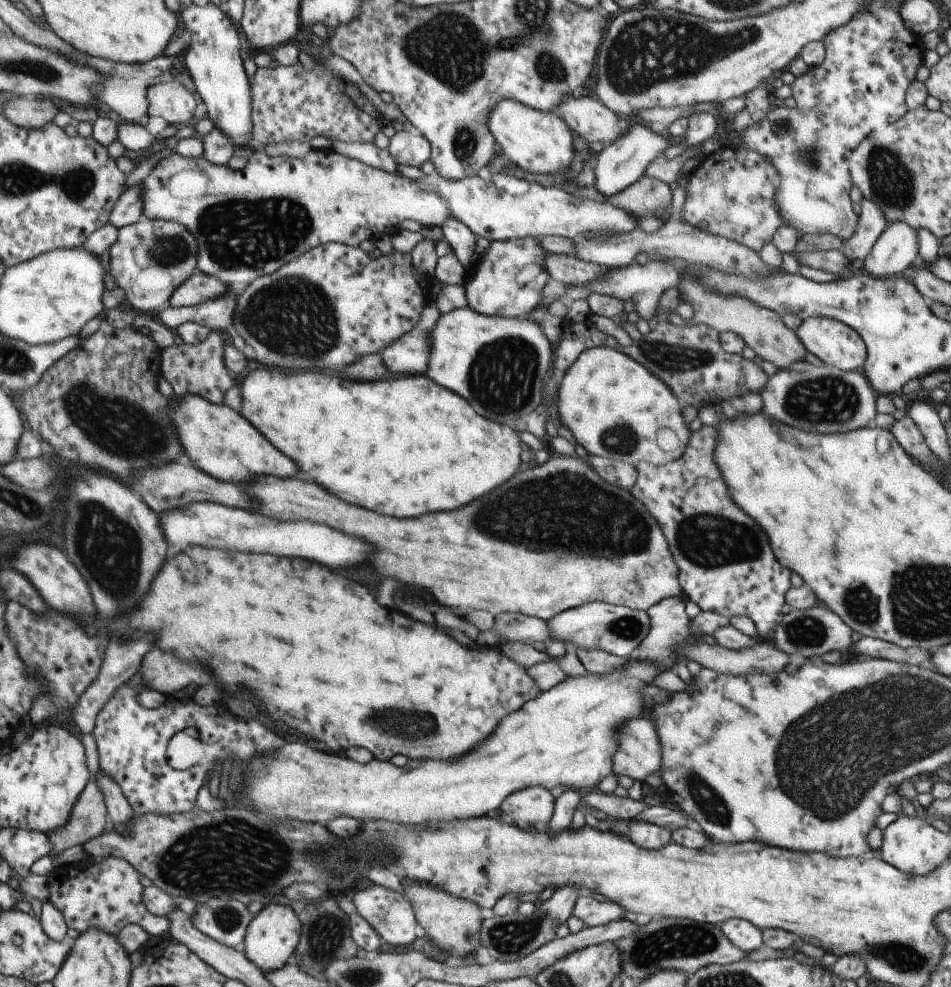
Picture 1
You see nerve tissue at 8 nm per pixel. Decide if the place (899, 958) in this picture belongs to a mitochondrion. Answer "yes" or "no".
yes

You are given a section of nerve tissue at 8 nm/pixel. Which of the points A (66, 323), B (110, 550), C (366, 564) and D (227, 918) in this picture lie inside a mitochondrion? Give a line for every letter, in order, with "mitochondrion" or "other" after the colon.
A: other
B: mitochondrion
C: other
D: mitochondrion

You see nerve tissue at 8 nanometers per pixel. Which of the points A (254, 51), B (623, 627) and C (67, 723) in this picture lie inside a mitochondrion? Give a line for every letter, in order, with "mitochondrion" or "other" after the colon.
A: other
B: mitochondrion
C: other

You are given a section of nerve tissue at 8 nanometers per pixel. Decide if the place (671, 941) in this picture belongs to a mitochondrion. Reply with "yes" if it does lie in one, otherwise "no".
yes

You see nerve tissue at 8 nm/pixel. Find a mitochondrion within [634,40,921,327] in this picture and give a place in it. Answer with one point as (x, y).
(891, 181)

